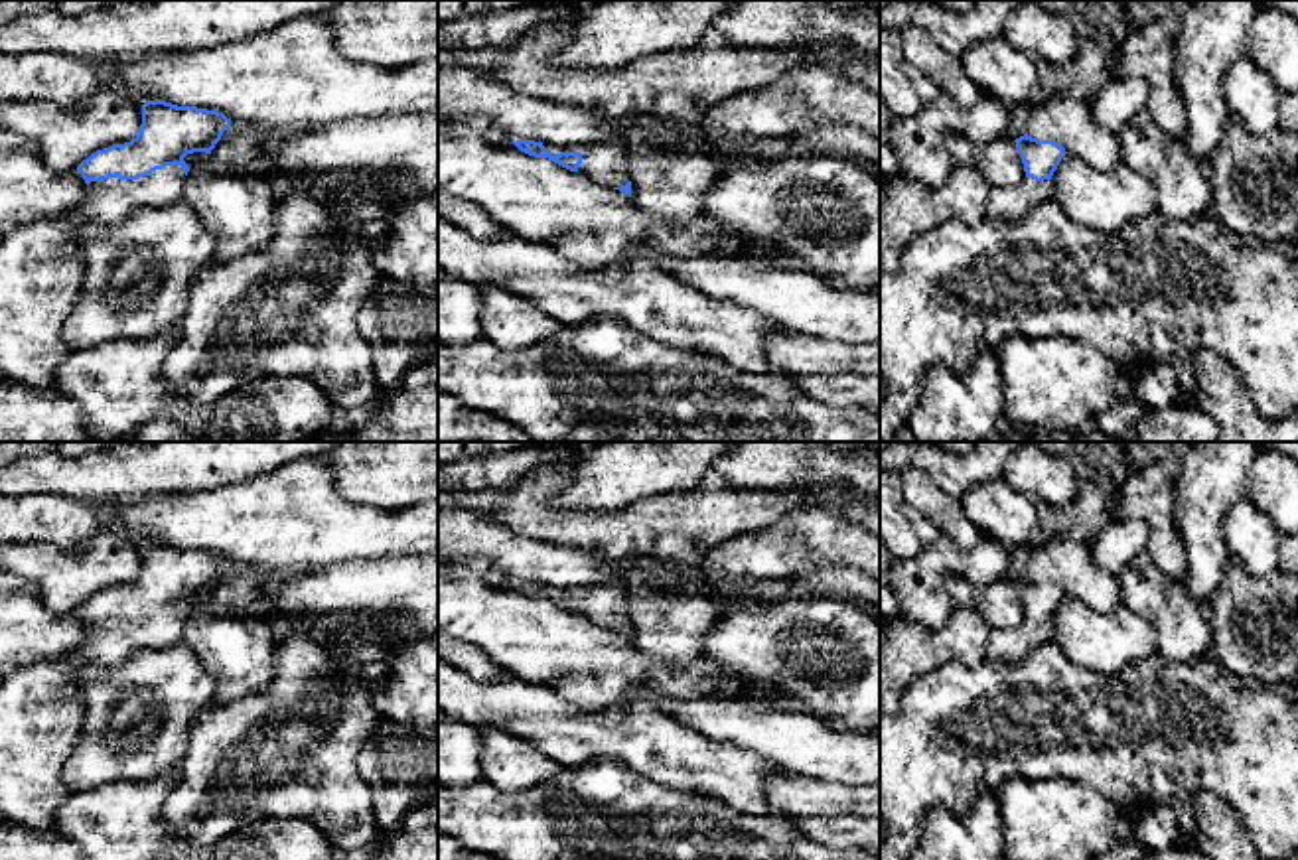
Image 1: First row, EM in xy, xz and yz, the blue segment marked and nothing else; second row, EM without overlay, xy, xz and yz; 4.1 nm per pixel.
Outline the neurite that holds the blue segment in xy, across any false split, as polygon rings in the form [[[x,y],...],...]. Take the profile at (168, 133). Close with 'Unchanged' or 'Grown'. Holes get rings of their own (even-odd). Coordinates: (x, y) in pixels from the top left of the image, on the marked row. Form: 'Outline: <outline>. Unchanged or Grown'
Outline: [[[146,101],[140,130],[130,142],[97,150],[79,164],[87,197],[59,217],[81,239],[89,223],[122,225],[142,207],[183,199],[189,172],[183,158],[211,154],[229,126],[231,120],[217,110]]]. Grown

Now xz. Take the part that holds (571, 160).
Outline: [[[606,136],[596,142],[580,142],[574,146],[554,146],[535,140],[517,140],[513,144],[529,156],[548,158],[570,172],[580,172],[631,197],[627,144],[619,136]]]. Grown

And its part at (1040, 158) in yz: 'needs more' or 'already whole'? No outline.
needs more

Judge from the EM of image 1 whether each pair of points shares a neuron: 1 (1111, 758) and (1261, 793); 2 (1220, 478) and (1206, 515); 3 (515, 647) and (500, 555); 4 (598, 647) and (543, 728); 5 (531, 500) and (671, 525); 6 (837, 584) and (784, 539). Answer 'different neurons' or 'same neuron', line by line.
1: same neuron
2: same neuron
3: different neurons
4: different neurons
5: same neuron
6: different neurons

